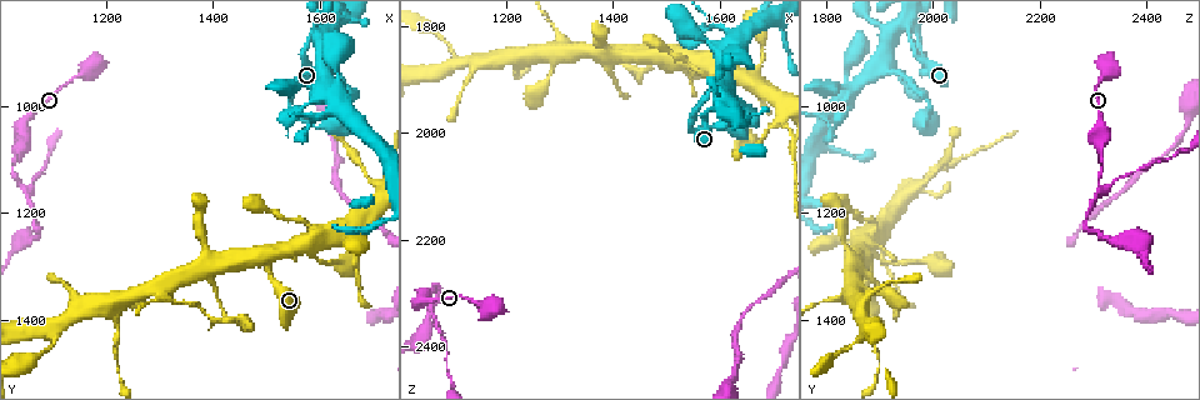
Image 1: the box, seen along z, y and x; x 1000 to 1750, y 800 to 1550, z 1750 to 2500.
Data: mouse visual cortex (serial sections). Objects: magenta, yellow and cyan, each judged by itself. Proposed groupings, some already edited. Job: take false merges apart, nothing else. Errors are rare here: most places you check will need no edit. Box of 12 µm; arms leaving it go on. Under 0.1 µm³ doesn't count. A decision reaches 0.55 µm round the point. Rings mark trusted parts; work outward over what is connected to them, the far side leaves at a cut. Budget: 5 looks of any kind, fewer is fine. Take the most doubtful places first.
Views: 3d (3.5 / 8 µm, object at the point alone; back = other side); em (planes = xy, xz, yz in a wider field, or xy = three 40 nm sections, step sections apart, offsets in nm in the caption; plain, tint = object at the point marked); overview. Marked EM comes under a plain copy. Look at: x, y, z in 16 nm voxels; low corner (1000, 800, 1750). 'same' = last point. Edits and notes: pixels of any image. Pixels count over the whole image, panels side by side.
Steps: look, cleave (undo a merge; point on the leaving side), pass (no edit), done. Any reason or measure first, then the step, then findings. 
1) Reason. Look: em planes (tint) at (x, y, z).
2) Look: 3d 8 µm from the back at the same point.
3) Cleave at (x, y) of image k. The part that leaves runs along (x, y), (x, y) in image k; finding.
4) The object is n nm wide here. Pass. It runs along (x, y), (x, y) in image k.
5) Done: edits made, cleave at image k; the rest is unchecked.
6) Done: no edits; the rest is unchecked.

Look: 3d 3.5 µm at (1215, 1405, 1875).

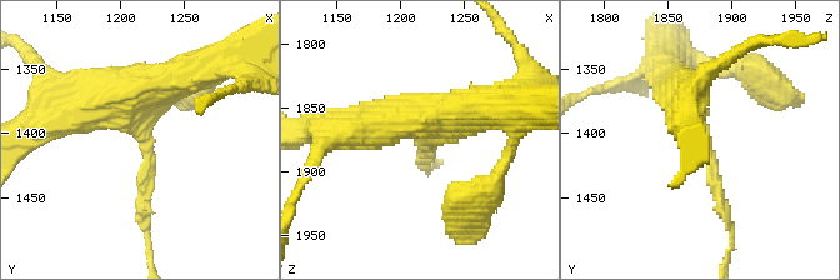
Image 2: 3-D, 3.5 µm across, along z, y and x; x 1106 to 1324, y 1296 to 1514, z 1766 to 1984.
The arms are 150, 500 nm wide; need the tissue. Look: em xy step 1 (tint) at (1216, 1400, 1876).

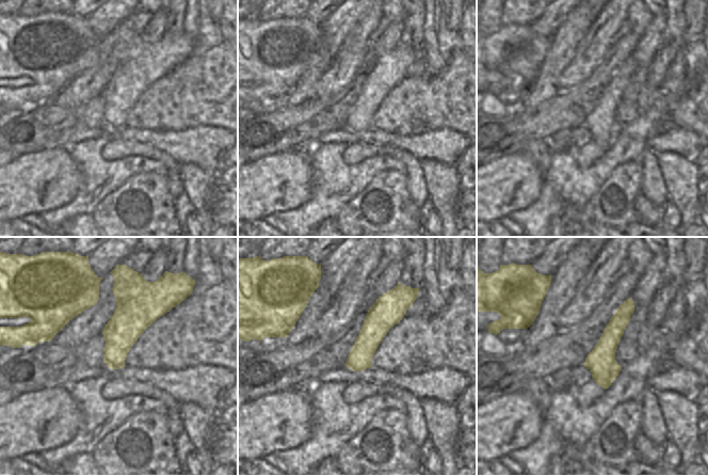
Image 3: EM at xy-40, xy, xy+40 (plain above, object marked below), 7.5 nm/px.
The object is 190 nm wide here. Pass. It runs along (629, 301), (604, 352), (604, 384) in image 3; continuous, no second cell.

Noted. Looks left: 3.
Thin arm on a thick one. Look: 3d 8 µm at (1615, 985, 1840).

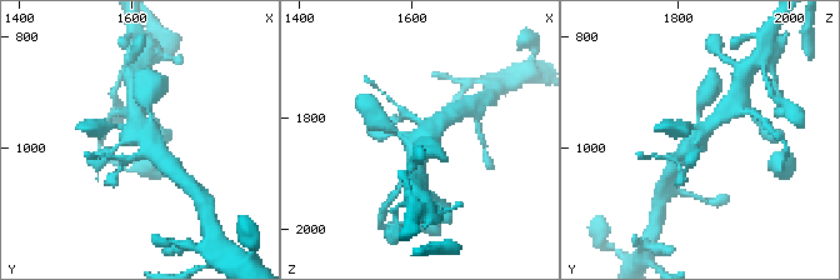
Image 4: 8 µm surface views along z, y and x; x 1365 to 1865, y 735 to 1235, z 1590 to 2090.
Look: em planes (tint) at (1615, 980, 1840).

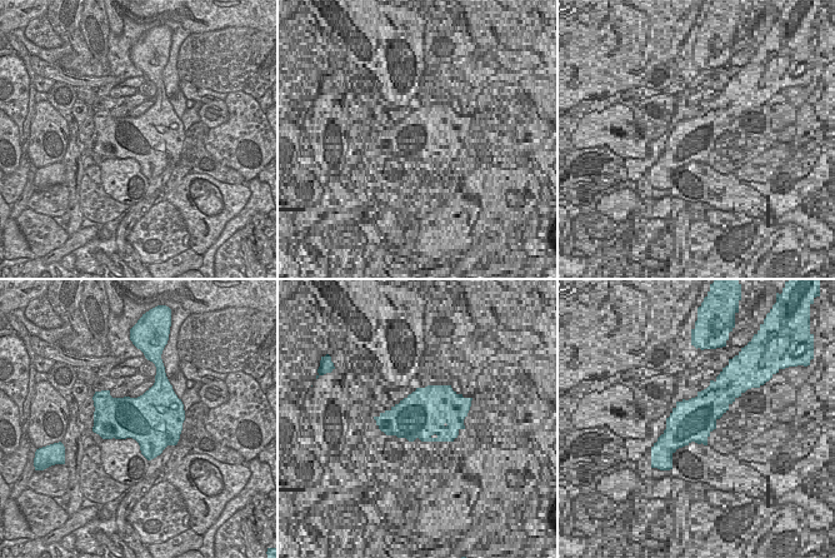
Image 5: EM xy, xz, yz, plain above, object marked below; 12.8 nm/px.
Pass. It runs along (725, 113), (679, 159) in image 4; one cell here.

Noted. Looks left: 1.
Done: no edits; the rest is unchecked.

